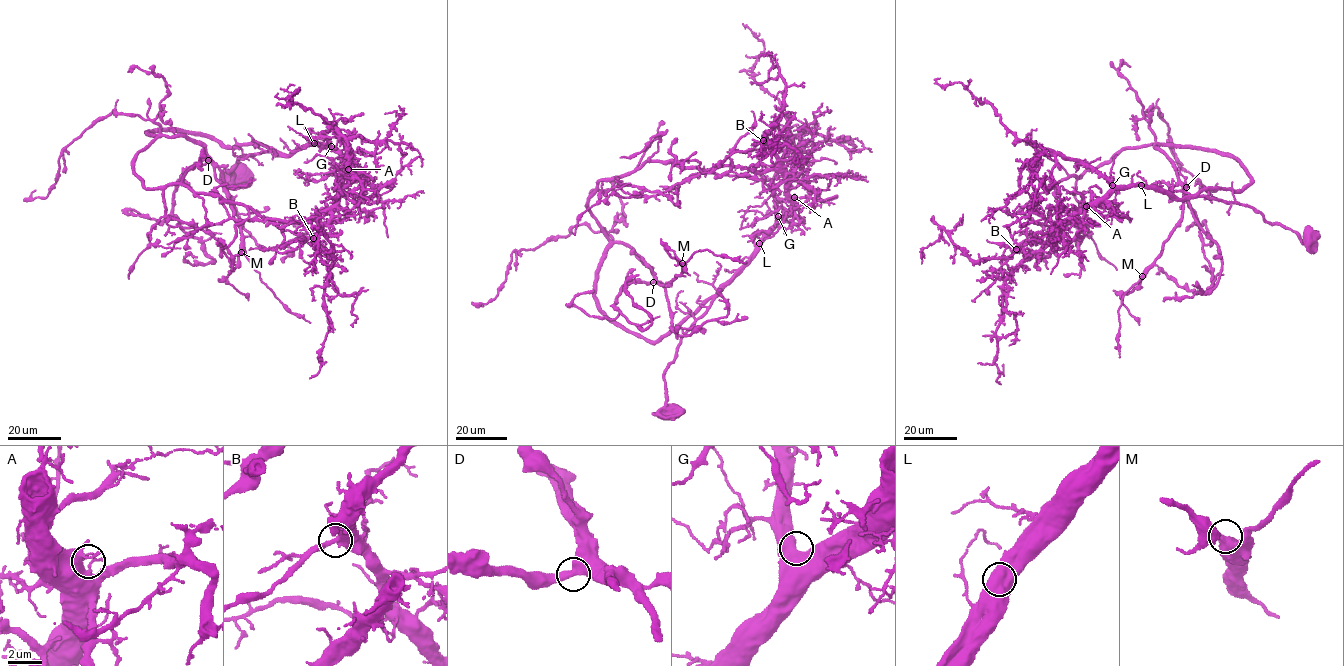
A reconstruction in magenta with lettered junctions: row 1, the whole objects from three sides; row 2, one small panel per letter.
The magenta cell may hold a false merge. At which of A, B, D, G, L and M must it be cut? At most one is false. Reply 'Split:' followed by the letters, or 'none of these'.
Split: none of these

